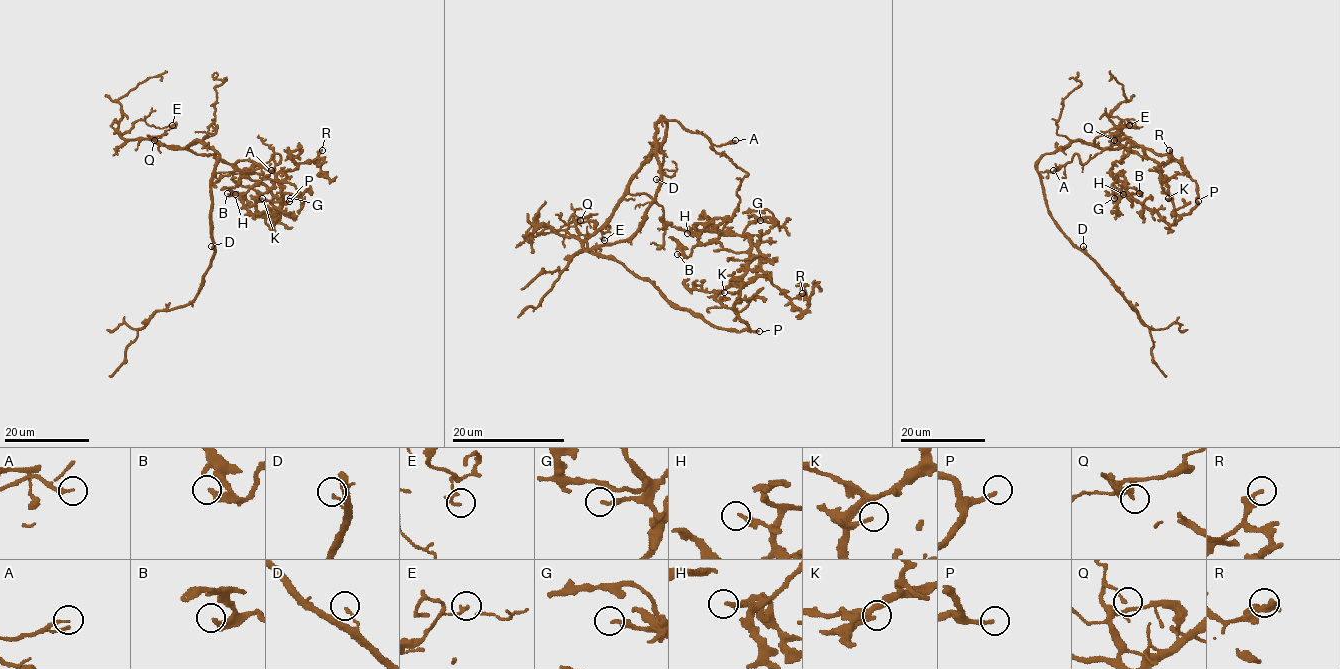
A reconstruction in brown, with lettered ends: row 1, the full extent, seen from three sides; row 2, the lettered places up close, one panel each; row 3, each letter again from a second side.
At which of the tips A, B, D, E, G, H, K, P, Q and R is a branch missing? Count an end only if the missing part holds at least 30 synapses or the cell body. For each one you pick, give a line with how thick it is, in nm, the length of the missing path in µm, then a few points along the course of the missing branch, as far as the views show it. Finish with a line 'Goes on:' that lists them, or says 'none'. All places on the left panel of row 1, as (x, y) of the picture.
P: 200 nm thick; about 100 µm are missing
Goes on: P

